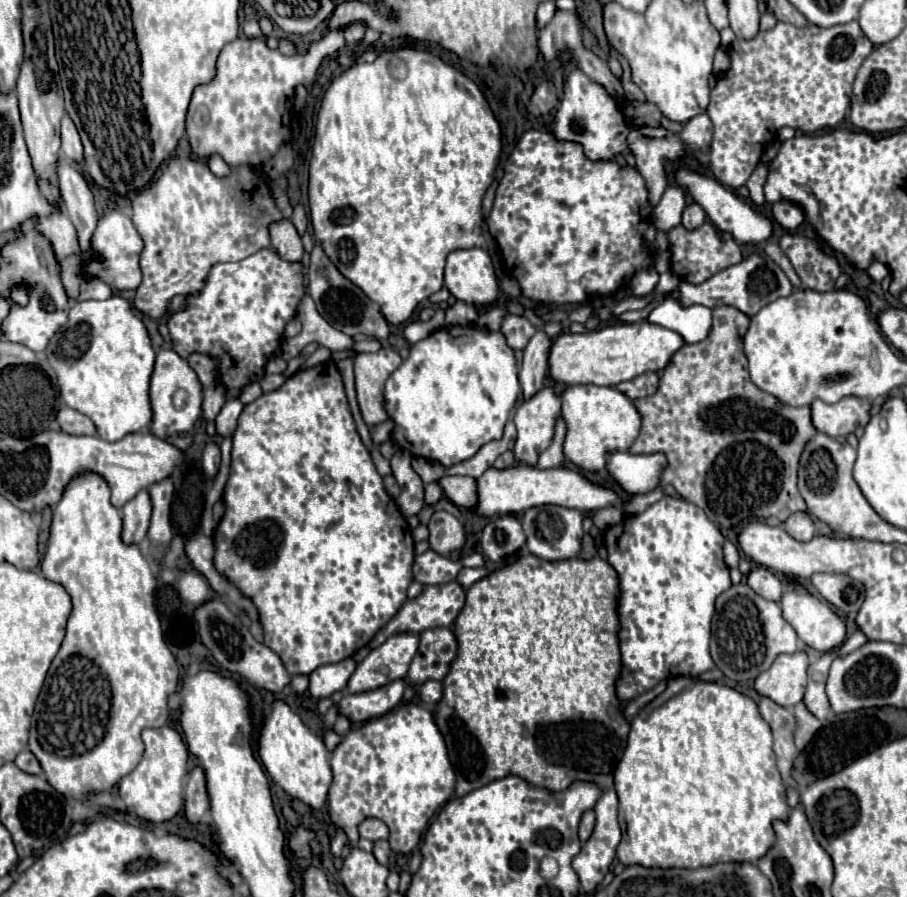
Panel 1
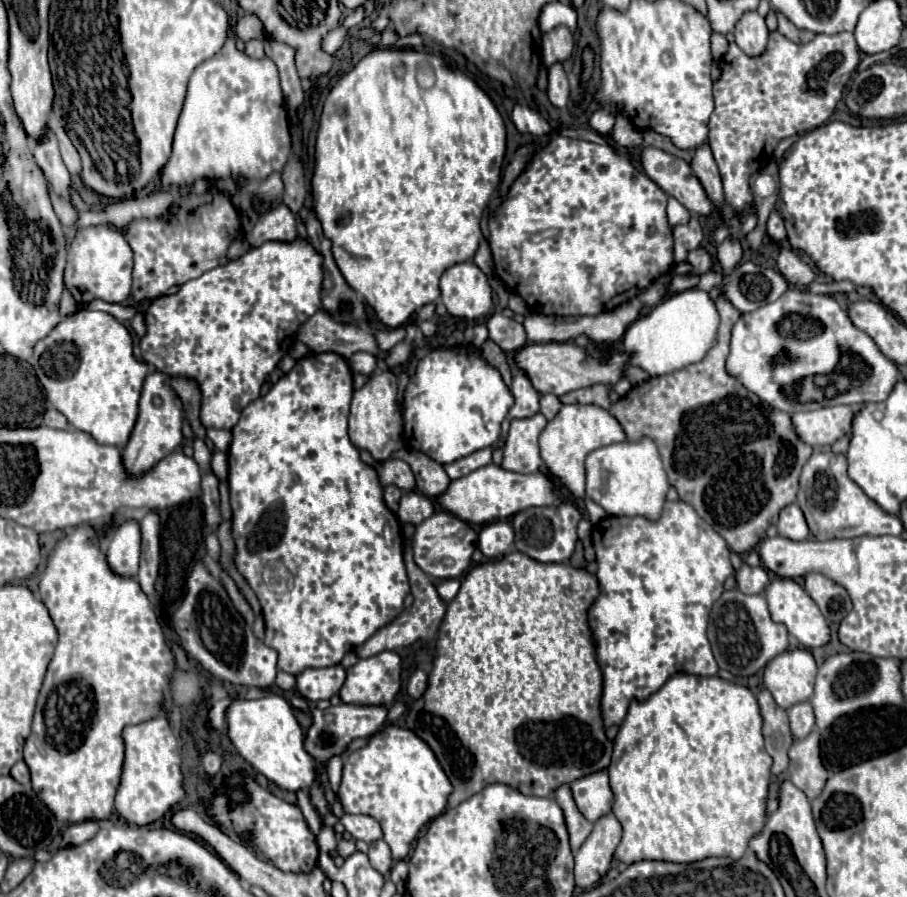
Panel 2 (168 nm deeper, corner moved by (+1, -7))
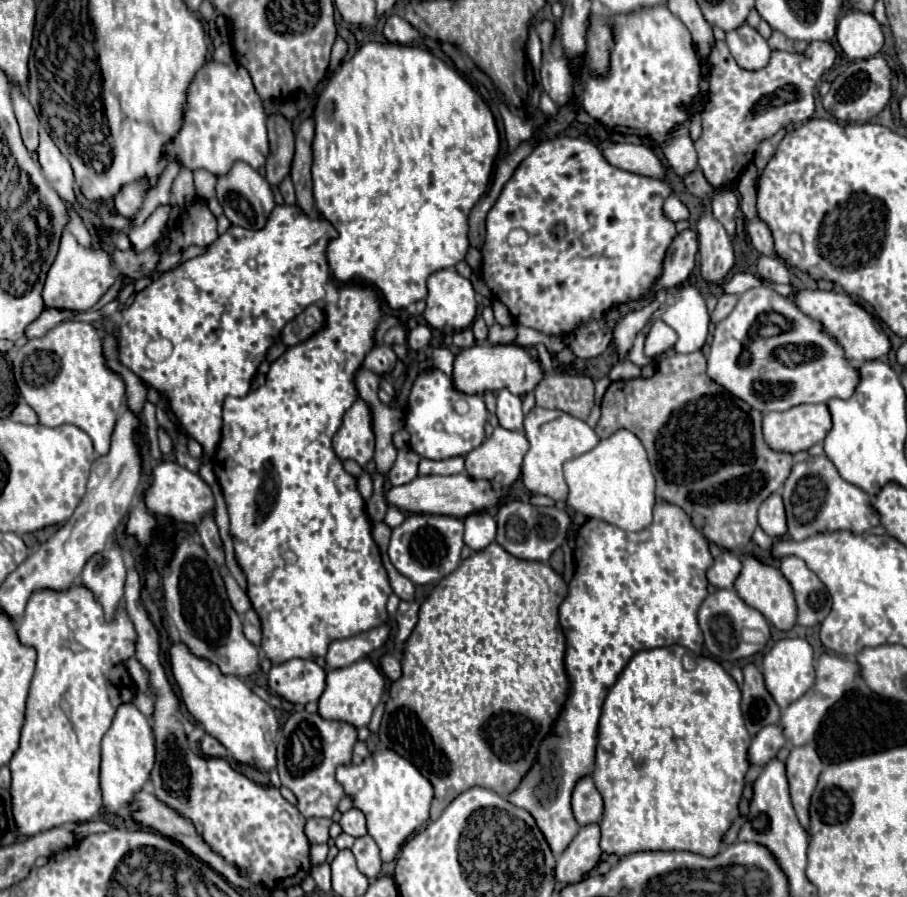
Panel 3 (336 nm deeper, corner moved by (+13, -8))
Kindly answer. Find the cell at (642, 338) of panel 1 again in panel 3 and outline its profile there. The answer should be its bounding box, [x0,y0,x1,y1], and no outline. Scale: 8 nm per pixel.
[452,344,544,394]

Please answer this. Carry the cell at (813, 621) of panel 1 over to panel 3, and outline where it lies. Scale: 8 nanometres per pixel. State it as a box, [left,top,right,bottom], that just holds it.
[734,554,796,630]

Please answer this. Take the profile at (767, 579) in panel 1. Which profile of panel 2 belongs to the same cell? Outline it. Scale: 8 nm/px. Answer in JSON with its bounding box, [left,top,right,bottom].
[736,563,770,595]

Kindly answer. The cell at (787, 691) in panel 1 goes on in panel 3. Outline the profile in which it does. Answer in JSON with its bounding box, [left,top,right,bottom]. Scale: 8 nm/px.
[762,638,816,710]

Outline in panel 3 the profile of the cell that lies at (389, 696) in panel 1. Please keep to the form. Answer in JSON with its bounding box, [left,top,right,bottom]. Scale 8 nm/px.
[276,712,356,818]

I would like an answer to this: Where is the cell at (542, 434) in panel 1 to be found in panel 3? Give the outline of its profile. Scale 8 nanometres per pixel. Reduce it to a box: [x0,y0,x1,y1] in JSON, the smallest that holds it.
[464,426,528,492]

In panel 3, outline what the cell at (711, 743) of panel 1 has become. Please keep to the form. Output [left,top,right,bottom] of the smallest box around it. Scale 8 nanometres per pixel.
[592,646,750,856]

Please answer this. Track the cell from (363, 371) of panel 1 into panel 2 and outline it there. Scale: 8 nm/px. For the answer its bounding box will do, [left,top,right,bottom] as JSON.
[350,371,402,461]

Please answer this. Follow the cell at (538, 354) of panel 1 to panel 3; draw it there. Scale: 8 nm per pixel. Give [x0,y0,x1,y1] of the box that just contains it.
[496,390,524,430]

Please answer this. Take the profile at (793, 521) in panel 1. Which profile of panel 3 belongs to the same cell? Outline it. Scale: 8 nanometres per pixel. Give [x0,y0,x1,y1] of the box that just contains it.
[758,492,786,538]

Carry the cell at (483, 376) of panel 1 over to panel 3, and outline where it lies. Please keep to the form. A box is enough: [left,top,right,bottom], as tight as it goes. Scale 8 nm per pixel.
[406,368,488,460]

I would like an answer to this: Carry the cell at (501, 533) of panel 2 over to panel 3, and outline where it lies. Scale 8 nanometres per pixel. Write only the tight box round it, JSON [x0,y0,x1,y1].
[464,512,496,550]

